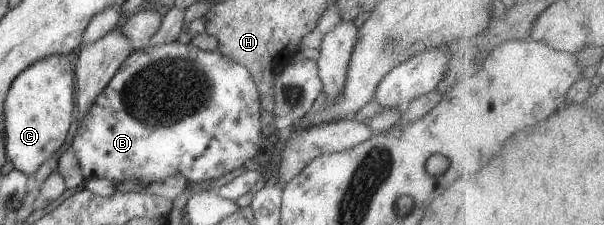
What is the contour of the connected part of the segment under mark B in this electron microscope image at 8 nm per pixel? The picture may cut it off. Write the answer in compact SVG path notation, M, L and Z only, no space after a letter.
M178 41L172 43L164 43L160 47L144 47L144 49L134 50L120 66L120 69L112 76L112 79L107 83L106 89L101 91L94 99L88 115L84 115L82 123L78 125L74 137L70 140L72 151L80 163L82 169L82 177L88 182L91 179L102 179L106 177L114 184L122 183L126 179L137 179L144 183L156 183L163 181L167 177L180 174L185 177L187 183L202 183L211 181L211 179L219 179L225 177L230 171L244 166L244 163L252 157L260 153L265 153L268 141L262 135L261 121L262 101L259 91L252 74L244 65L230 61L226 55L222 55L217 51L202 51L194 45L182 44Z

